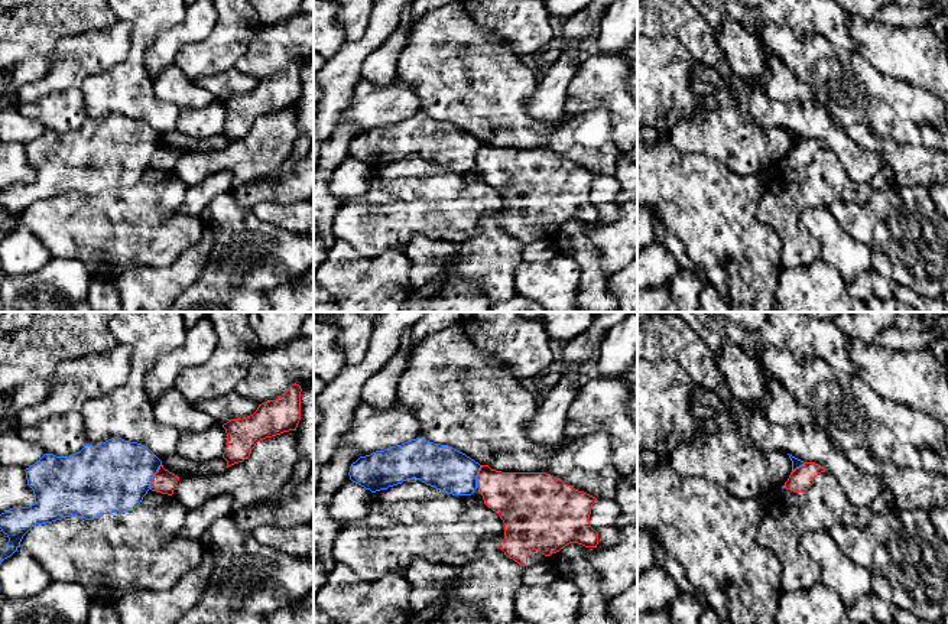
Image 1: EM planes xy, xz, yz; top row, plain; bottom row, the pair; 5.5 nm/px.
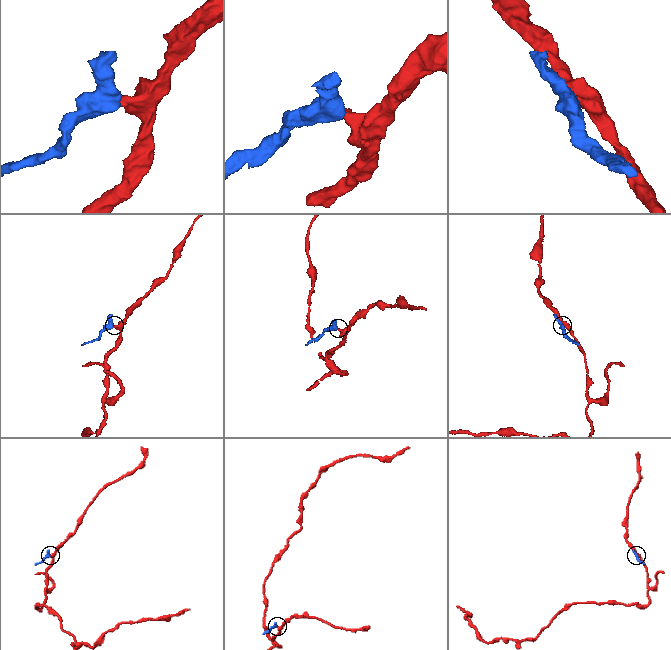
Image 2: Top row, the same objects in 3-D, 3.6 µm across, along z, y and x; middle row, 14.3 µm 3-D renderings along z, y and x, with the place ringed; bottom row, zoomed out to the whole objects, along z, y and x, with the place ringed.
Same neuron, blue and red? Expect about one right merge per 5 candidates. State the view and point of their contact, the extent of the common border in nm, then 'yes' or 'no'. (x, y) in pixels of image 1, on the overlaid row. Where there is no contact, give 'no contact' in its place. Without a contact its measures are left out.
xy (153, 475) | 160 nm | no

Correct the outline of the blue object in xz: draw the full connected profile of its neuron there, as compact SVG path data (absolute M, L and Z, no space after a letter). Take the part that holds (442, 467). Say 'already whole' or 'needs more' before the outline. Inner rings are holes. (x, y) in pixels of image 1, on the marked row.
already whole; M416 438L360 456L348 475L371 493L416 478L452 495L471 495L477 490L480 468L478 462L448 445Z

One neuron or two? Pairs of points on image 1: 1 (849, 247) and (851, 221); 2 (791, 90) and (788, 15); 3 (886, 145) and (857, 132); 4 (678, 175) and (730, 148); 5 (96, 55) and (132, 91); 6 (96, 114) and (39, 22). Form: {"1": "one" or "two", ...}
{"1": "two", "2": "two", "3": "one", "4": "two", "5": "two", "6": "two"}

